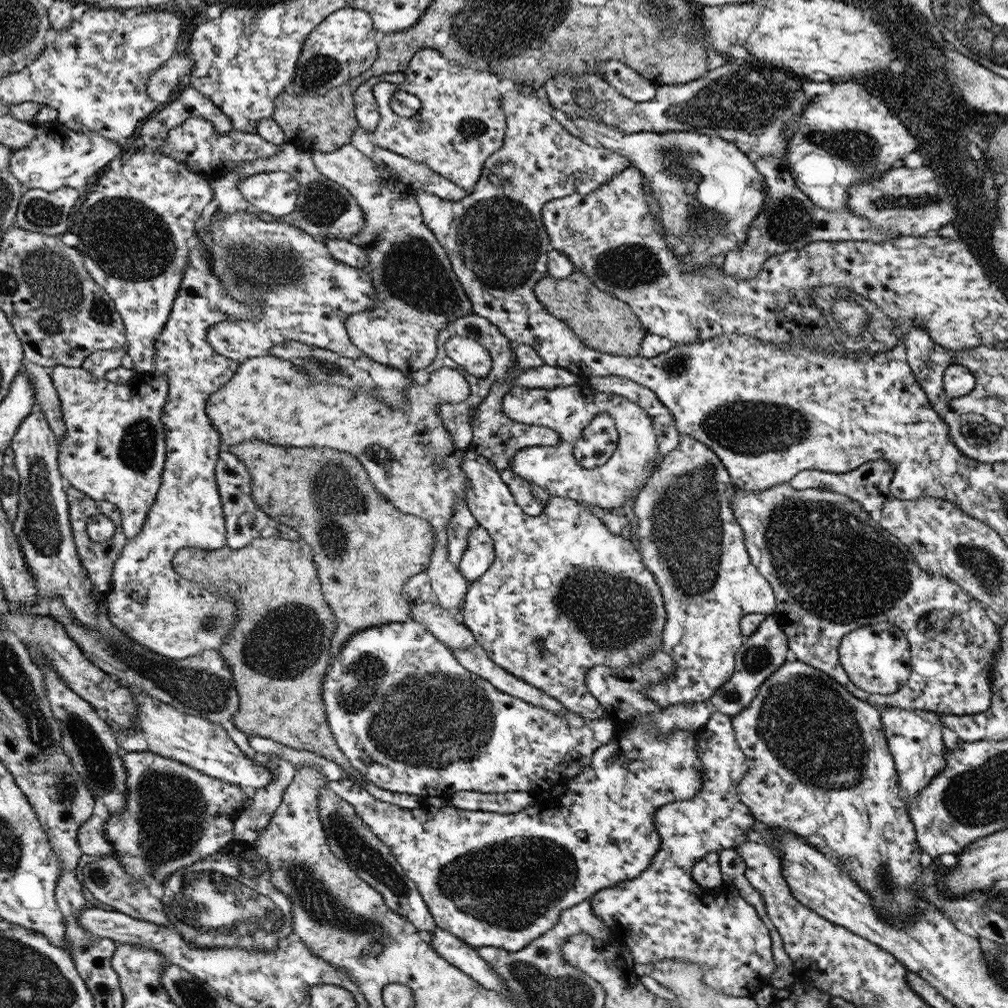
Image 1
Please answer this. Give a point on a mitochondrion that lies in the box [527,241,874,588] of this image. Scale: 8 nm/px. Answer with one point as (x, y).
(749, 427)

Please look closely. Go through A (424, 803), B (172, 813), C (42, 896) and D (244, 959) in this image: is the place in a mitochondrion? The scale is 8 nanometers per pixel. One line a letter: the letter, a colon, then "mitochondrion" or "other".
A: other
B: mitochondrion
C: other
D: mitochondrion

